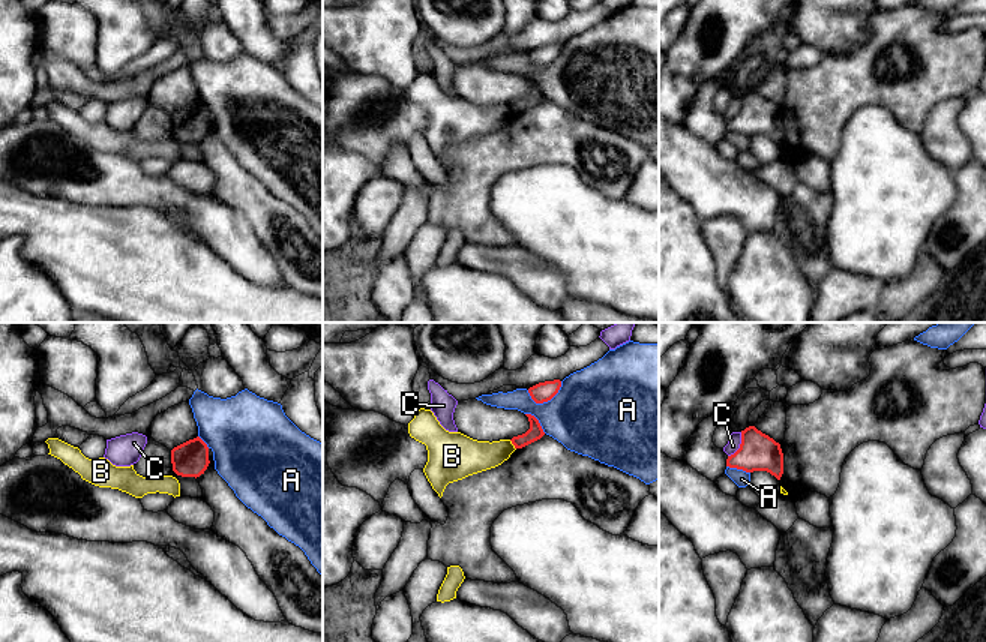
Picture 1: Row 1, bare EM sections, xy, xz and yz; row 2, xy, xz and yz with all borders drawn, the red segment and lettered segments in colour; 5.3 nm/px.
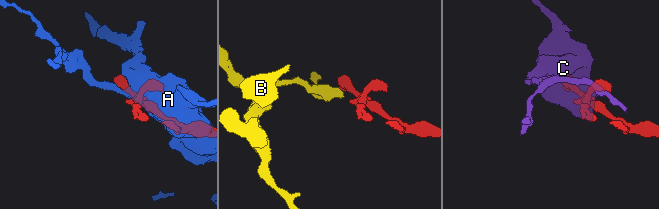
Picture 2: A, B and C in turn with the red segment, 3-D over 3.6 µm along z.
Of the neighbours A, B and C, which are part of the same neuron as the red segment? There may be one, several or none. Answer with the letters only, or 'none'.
none

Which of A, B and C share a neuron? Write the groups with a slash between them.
A / B / C

